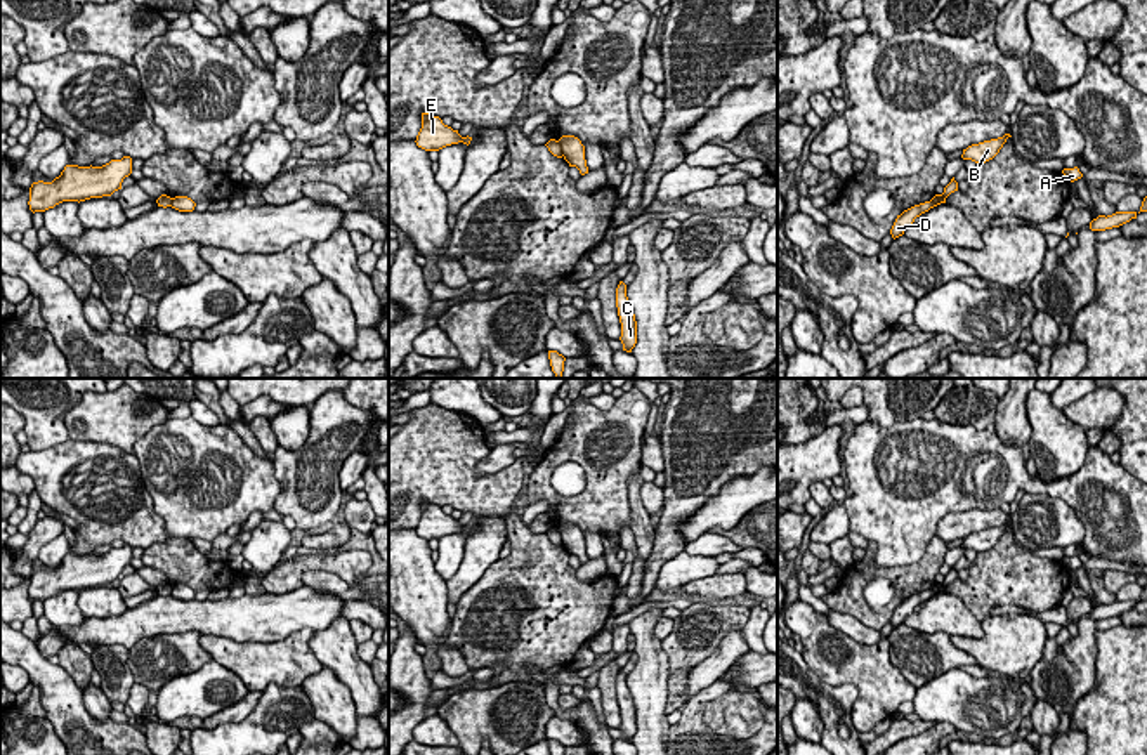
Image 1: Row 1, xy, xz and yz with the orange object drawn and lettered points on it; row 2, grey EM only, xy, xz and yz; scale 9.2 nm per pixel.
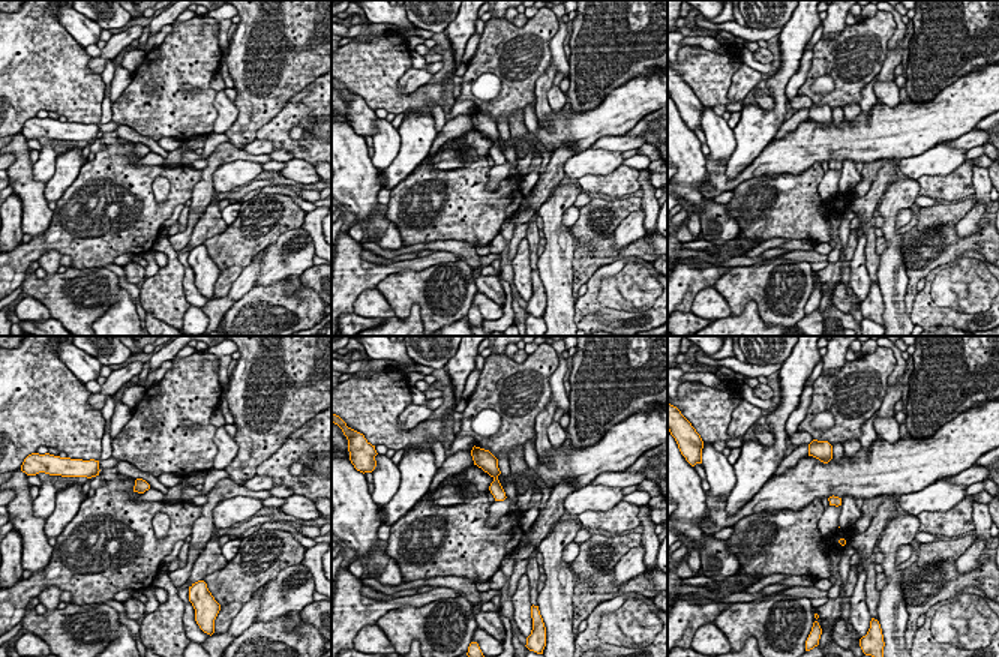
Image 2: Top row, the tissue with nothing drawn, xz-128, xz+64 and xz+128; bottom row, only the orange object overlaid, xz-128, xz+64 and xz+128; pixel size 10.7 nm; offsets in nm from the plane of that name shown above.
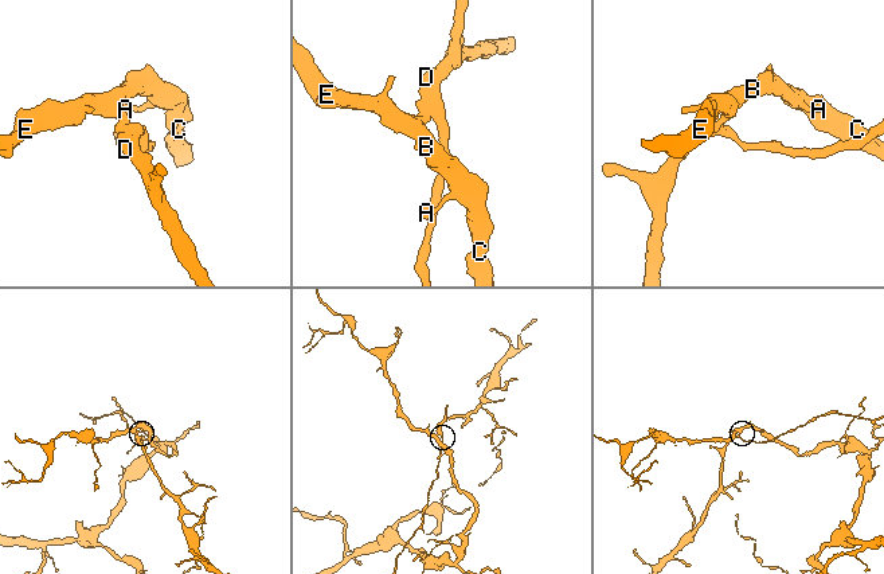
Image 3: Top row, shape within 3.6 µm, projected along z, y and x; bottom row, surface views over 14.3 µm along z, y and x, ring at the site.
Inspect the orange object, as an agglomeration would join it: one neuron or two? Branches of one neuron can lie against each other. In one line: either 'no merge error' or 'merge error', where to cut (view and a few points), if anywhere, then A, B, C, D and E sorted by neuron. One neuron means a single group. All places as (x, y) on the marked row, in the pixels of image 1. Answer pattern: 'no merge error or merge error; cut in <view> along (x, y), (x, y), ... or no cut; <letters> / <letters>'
merge error; cut in xz along (557, 141), (563, 155); A B C E / D

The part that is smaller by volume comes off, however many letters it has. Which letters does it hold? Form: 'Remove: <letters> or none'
Remove: D

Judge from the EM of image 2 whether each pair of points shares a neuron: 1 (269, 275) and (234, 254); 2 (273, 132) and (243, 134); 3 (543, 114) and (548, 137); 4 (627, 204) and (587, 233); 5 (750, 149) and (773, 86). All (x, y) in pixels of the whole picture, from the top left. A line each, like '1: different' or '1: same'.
1: different
2: different
3: different
4: same
5: same

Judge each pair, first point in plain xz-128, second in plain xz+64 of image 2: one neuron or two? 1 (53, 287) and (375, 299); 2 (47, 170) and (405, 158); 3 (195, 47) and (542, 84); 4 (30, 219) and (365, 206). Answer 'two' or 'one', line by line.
1: two
2: two
3: two
4: one

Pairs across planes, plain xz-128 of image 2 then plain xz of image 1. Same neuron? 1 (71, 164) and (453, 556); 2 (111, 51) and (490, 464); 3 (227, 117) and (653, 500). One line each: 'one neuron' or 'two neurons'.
1: two neurons
2: one neuron
3: one neuron

